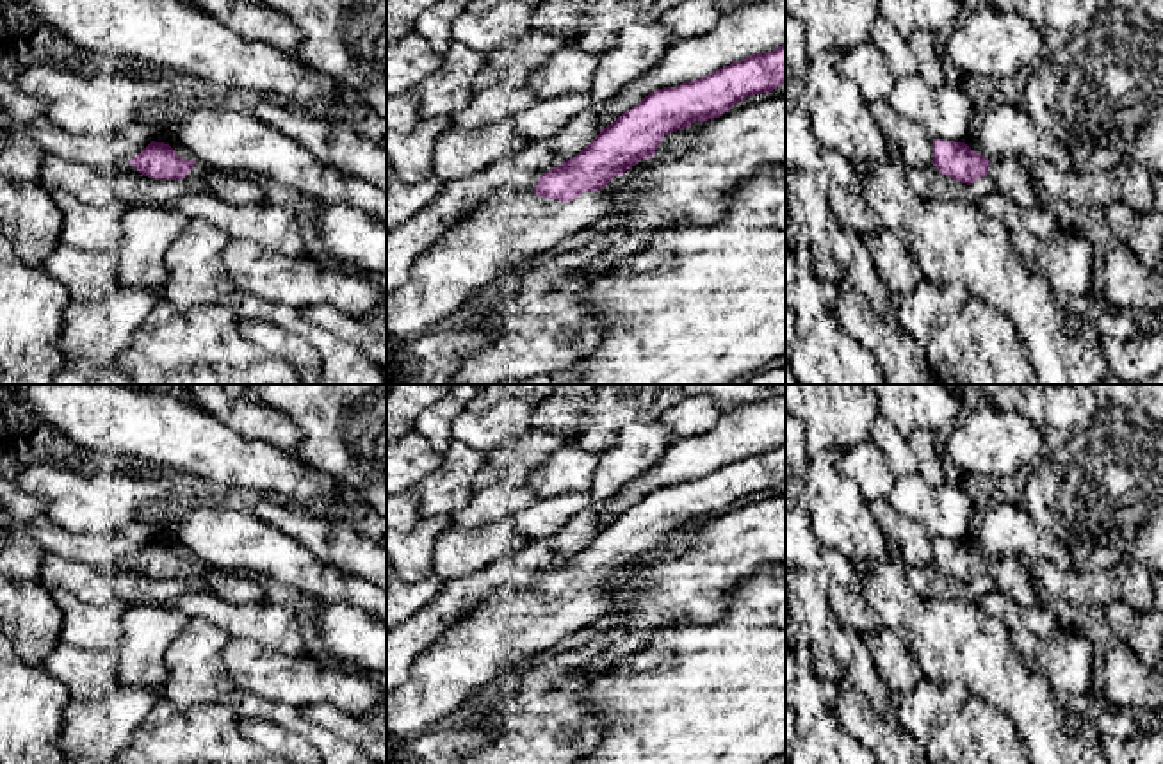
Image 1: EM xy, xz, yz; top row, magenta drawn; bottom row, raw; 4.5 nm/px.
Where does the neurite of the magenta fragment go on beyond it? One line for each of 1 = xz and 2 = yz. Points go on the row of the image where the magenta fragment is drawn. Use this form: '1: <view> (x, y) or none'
1: xz (508, 228)
2: yz (1008, 177)

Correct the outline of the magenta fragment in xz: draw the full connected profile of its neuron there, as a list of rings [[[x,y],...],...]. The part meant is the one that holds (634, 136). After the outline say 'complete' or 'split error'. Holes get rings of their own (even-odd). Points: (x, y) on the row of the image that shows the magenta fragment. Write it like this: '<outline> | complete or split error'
[[[785,45],[773,52],[752,53],[700,80],[655,89],[618,116],[573,158],[540,175],[533,192],[495,194],[472,212],[420,258],[408,280],[386,292],[386,335],[408,338],[429,331],[467,308],[467,301],[488,287],[500,271],[524,265],[531,255],[554,249],[566,235],[614,214],[616,198],[604,187],[632,166],[655,155],[659,142],[693,121],[709,121],[728,112],[748,96],[769,93],[785,84]]] | split error

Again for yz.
[[[933,139],[933,162],[942,175],[974,183],[990,176],[997,191],[1022,207],[1037,205],[1037,187],[1017,158],[987,160],[981,153],[971,150],[965,142]]] | split error

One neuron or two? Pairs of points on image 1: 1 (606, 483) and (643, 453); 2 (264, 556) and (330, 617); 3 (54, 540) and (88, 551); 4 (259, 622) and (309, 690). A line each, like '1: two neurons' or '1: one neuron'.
1: one neuron
2: two neurons
3: one neuron
4: two neurons

